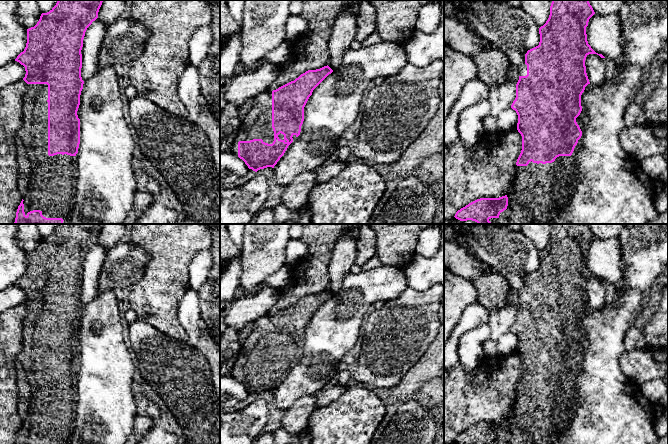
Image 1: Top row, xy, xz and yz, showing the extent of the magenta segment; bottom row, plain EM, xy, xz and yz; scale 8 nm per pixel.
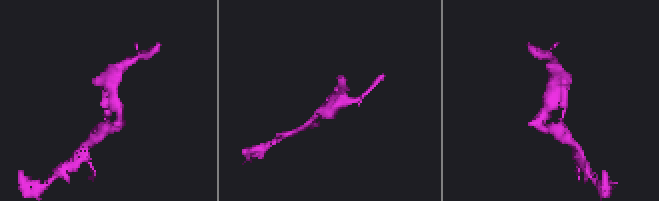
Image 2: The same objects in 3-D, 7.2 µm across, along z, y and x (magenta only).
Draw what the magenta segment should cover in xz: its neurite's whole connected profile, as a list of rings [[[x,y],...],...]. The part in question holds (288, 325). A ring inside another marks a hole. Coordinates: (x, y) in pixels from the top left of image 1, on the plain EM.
[[[328,289],[308,294],[276,314],[265,314],[257,318],[252,331],[242,343],[231,376],[255,396],[267,391],[274,392],[288,370],[300,359],[304,345],[304,331],[313,314],[332,296]]]

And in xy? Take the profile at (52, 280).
[[[58,224],[56,229],[47,237],[42,237],[39,245],[34,251],[27,253],[27,267],[23,276],[21,276],[15,285],[25,291],[25,301],[23,304],[27,307],[27,313],[24,318],[24,340],[23,350],[19,353],[18,360],[26,371],[27,380],[31,388],[31,401],[27,417],[18,430],[15,444],[72,444],[72,412],[76,409],[76,378],[80,368],[80,343],[77,335],[80,329],[80,319],[83,313],[84,305],[81,301],[83,263],[87,252],[98,242],[98,236],[103,224]]]

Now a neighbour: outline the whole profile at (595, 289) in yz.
[[[589,278],[585,284],[585,290],[590,308],[599,309],[607,304],[604,282],[597,278]]]

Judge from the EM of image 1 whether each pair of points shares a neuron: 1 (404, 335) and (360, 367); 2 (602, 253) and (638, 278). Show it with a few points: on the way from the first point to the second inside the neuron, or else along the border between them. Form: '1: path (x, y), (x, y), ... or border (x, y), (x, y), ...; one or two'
1: path (393, 346), (371, 367); one
2: border (619, 244), (622, 260), (621, 279); two

